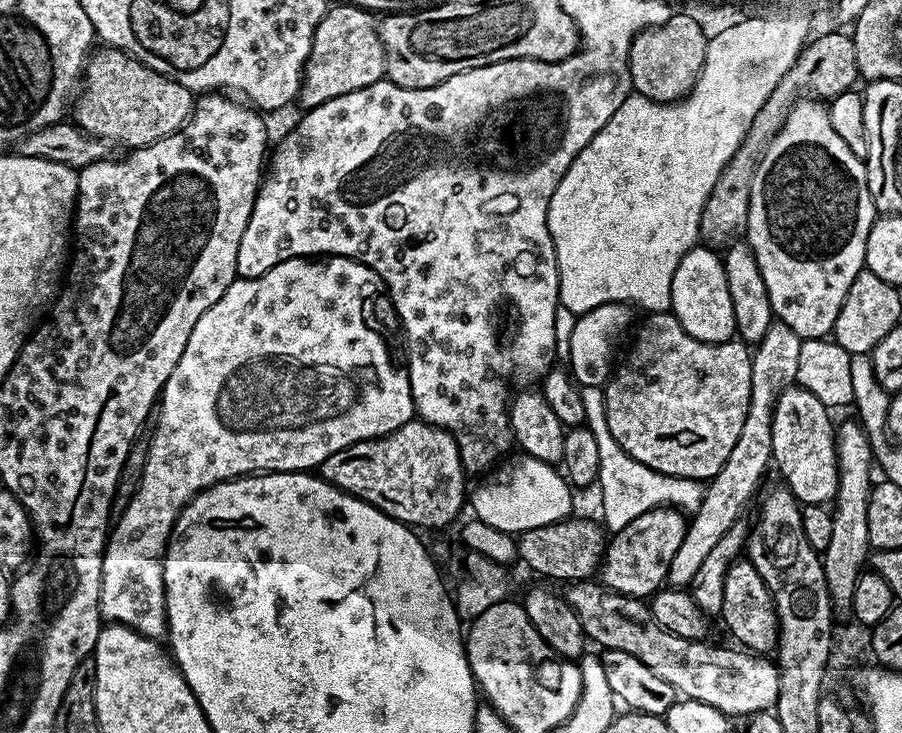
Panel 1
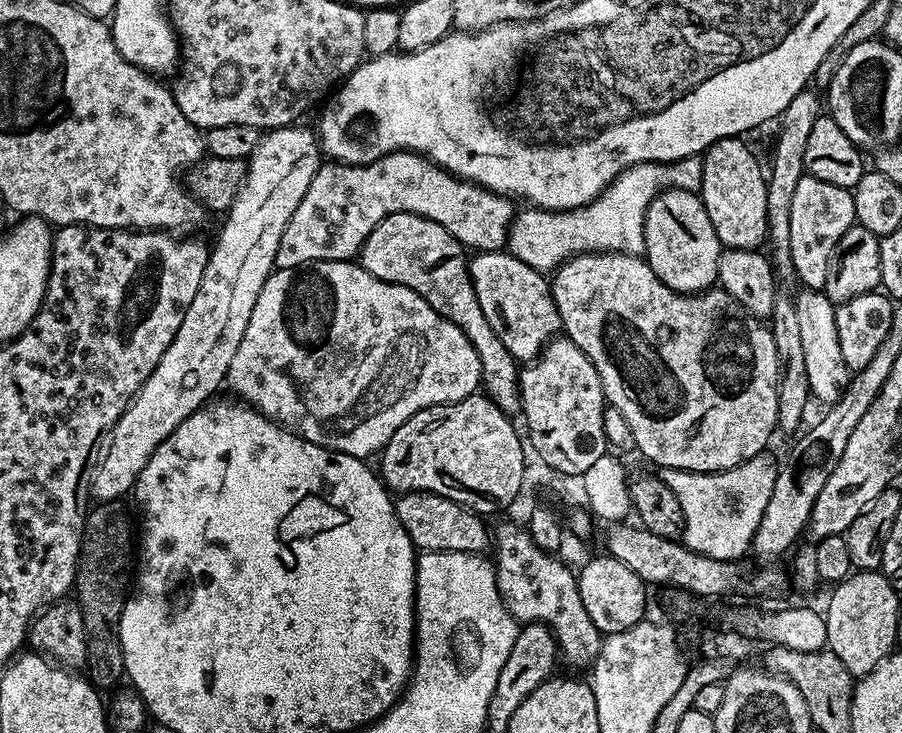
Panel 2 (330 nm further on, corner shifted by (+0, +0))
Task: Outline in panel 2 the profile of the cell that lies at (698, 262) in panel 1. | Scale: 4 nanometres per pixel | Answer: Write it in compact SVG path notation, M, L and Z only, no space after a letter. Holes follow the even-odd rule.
M668 188L665 192L659 192L650 202L650 206L644 215L644 256L649 266L676 292L695 294L705 291L717 283L718 262L722 245L718 234L714 234L714 226L710 222L710 214L706 214L704 201L696 192L687 192L677 188Z

